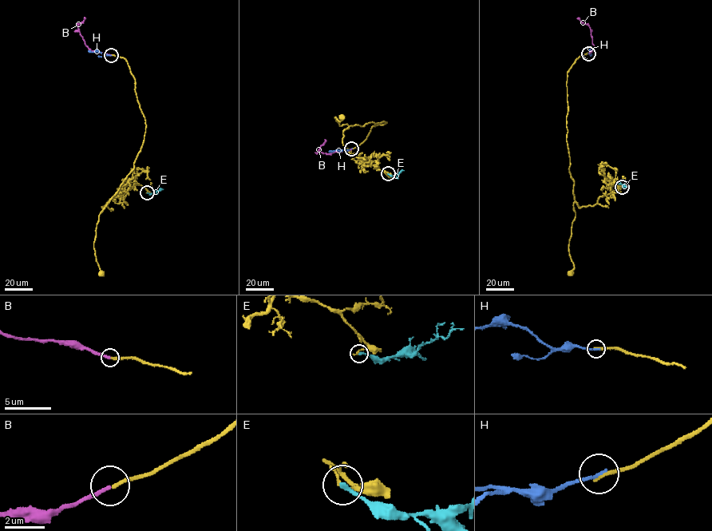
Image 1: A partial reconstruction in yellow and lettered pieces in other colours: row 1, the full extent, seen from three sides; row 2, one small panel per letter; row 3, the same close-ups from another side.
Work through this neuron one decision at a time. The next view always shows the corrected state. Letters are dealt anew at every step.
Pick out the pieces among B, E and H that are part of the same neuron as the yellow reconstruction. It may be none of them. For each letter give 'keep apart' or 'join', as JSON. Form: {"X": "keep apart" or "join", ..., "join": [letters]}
{"B": "join", "E": "keep apart", "H": "keep apart", "join": ["B"]}

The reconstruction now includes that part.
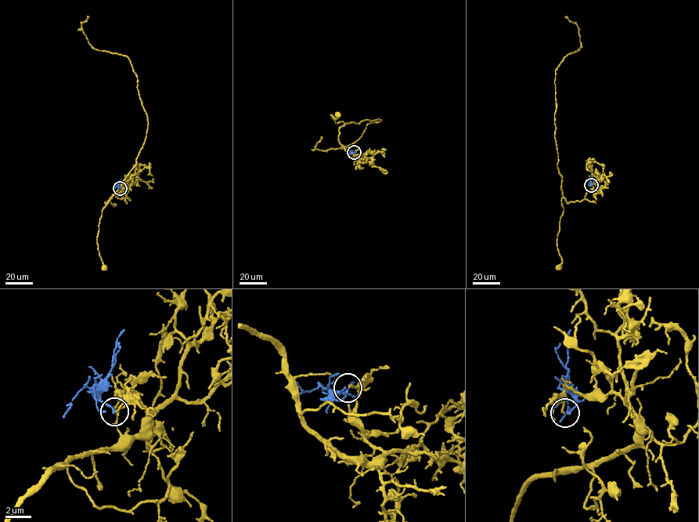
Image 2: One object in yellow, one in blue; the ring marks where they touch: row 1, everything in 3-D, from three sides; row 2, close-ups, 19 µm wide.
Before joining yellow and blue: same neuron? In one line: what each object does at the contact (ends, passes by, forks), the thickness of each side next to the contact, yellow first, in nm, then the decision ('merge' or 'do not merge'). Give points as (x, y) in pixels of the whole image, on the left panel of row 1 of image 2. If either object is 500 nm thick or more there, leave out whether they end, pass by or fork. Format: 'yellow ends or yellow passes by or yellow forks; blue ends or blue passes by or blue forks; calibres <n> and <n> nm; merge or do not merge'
yellow ends; blue ends; calibres 140 and 140 nm; do not merge

